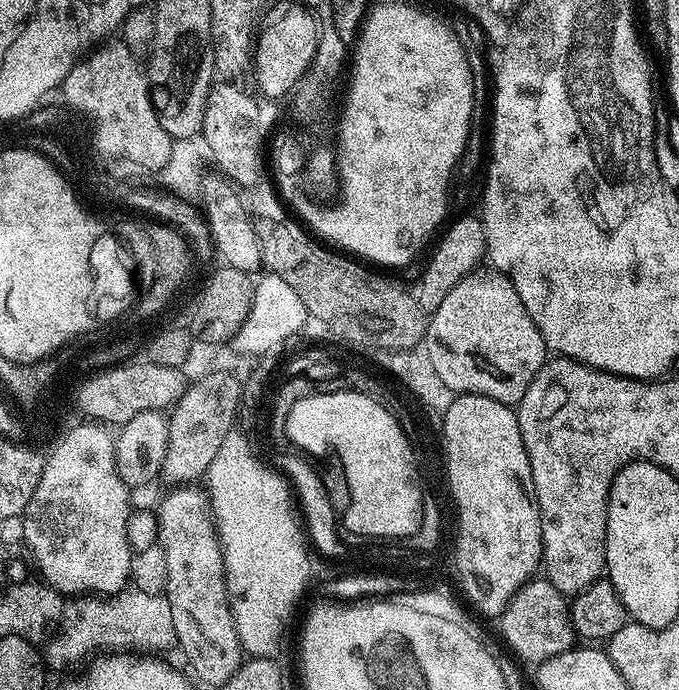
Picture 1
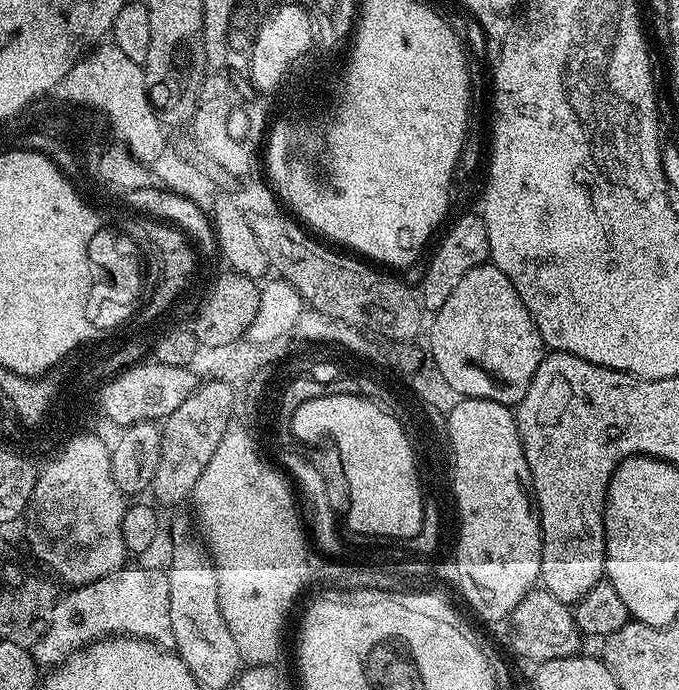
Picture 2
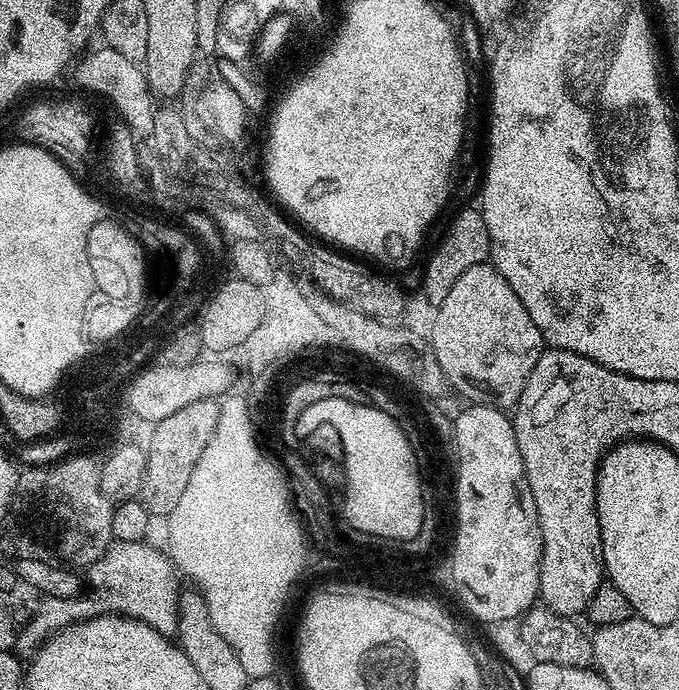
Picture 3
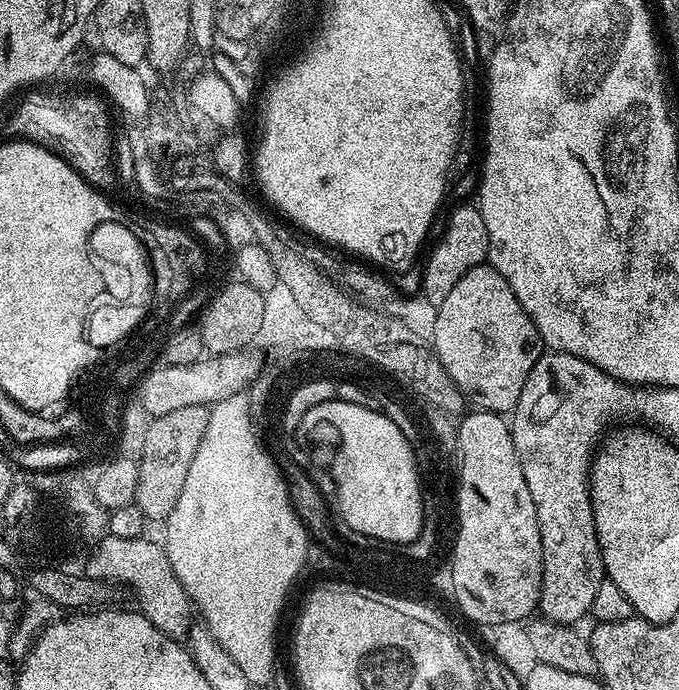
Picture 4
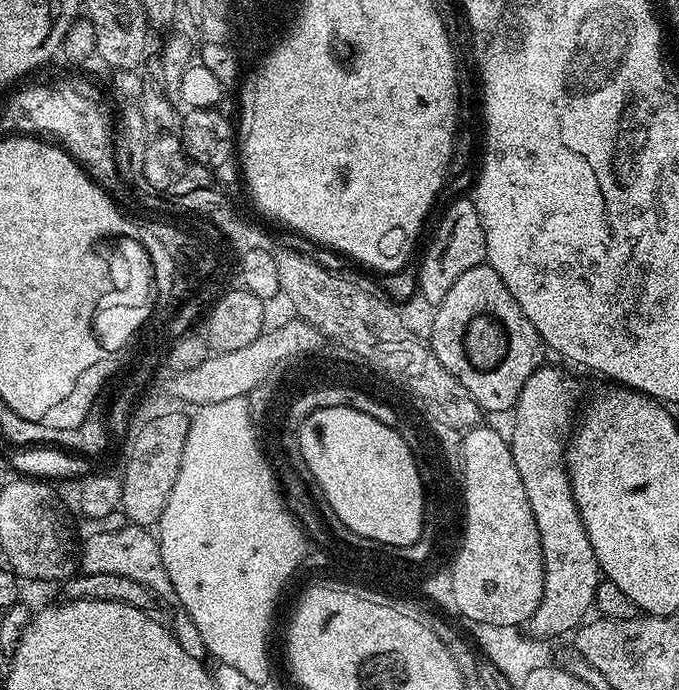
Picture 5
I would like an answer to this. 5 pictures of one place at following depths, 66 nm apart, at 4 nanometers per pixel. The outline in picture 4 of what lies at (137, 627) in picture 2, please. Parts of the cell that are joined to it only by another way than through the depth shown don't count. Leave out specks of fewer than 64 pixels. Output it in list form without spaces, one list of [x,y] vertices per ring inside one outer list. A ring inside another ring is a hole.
[[[147,535],[122,540],[108,540],[100,547],[100,551],[92,557],[91,572],[96,576],[120,576],[127,582],[129,589],[140,599],[139,611],[162,634],[166,634],[172,640],[187,641],[192,635],[194,627],[194,605],[189,600],[182,582],[174,574],[174,570],[168,561],[168,553],[159,543],[147,540]]]

